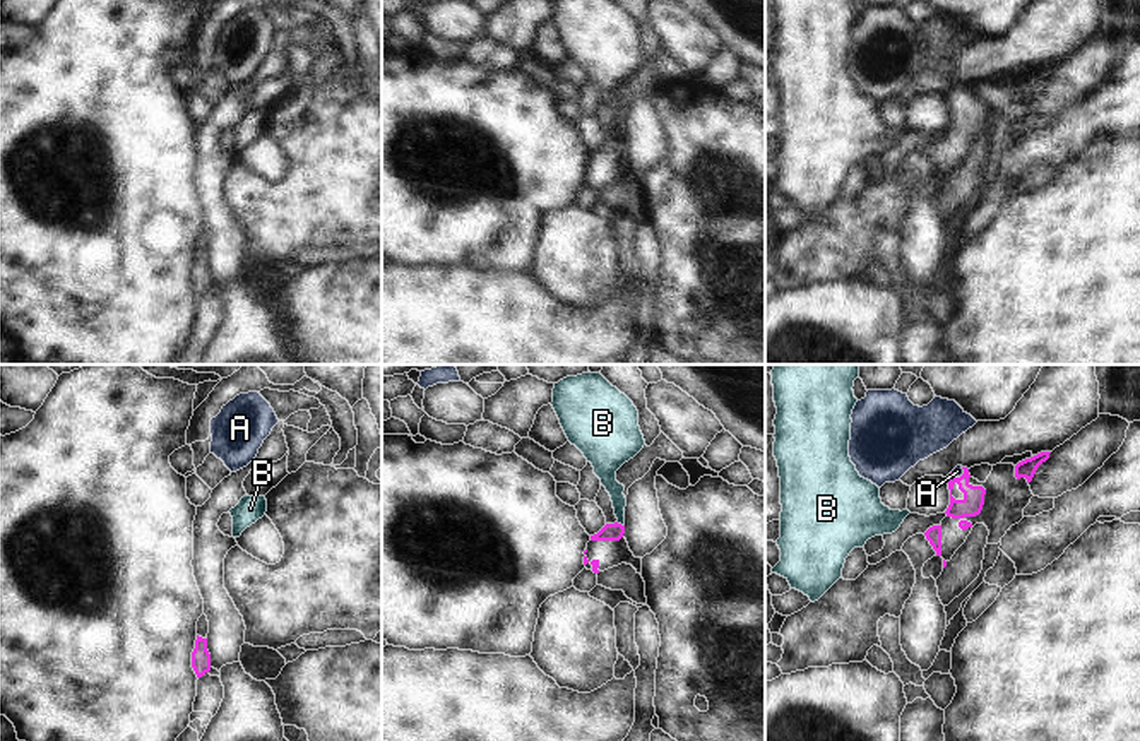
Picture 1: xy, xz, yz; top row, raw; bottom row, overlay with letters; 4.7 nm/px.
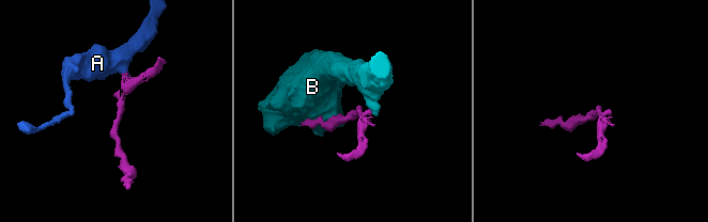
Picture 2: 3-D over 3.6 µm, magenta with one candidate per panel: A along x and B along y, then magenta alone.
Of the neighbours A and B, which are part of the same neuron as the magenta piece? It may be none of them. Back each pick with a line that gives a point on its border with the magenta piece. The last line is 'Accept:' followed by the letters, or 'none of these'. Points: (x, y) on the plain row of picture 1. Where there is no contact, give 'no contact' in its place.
A: contact yz (957, 94)
Accept: A

